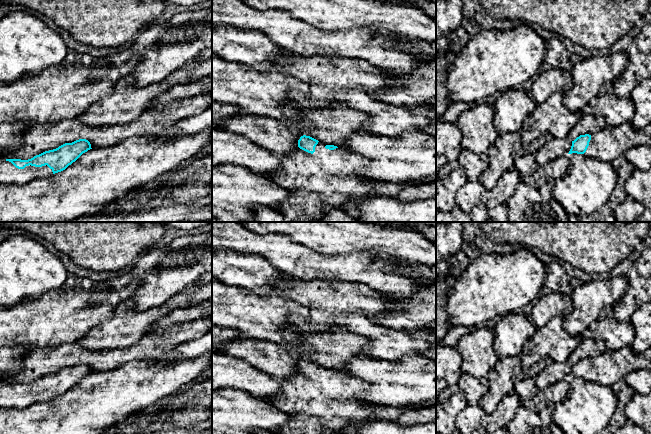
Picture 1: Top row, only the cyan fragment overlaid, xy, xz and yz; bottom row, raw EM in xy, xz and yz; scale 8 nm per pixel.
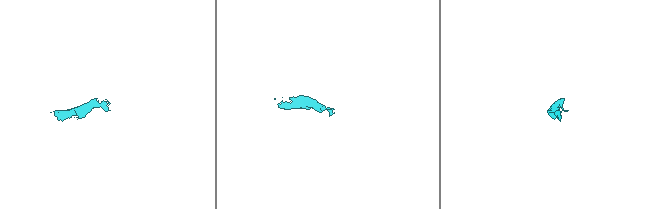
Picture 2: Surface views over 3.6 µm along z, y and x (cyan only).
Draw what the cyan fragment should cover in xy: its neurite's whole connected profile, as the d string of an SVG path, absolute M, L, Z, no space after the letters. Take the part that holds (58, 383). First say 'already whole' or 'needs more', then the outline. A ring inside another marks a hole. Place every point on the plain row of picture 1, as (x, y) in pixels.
needs more | M79 363L28 384L0 384L0 408L23 410L36 402L61 396L90 373L88 364Z

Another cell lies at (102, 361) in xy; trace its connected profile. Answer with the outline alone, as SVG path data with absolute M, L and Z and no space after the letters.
M212 316L198 318L150 330L138 343L129 348L109 352L90 352L74 343L30 351L21 358L19 372L0 379L0 384L28 384L45 375L79 363L90 366L92 373L108 371L142 358L159 358L178 345L198 339L212 327Z

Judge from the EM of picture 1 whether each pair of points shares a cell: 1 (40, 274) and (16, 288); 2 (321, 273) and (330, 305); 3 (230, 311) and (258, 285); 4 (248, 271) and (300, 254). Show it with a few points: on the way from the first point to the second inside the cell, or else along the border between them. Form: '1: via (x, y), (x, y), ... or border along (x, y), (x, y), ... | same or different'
1: via (34, 274), (30, 274), (22, 282) | same
2: border along (299, 280), (346, 282) | different
3: border along (229, 285), (247, 288), (258, 294), (275, 294) | different
4: border along (249, 253), (265, 258), (277, 269), (290, 276) | different

